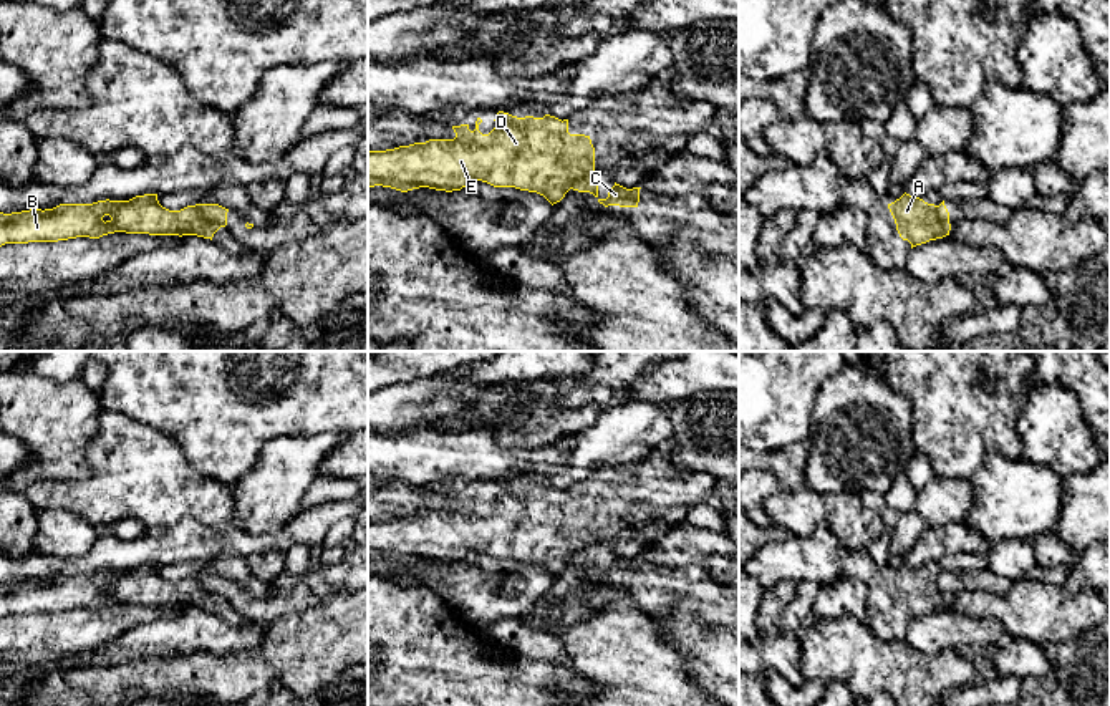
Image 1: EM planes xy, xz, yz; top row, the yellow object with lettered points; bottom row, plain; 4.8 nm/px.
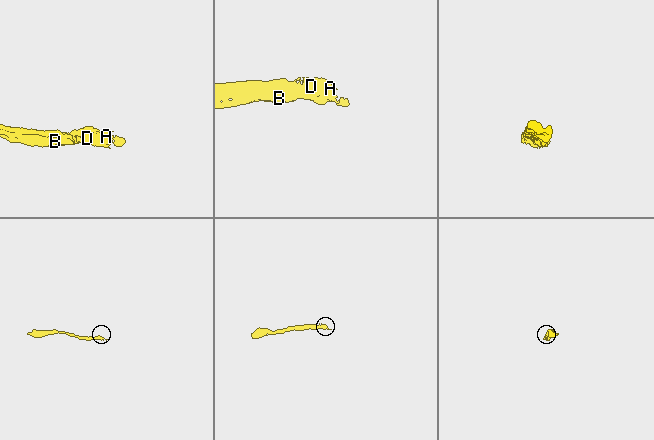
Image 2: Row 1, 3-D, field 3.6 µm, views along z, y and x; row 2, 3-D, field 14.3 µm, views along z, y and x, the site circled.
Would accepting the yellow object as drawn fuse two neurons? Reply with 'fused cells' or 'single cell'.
fused cells

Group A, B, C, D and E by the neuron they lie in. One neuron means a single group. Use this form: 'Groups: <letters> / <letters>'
Groups: A B D E / C

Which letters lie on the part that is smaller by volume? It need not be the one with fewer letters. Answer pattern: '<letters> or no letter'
C

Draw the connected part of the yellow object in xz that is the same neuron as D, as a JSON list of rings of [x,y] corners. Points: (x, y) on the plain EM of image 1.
[[[499,482],[494,492],[495,499],[489,505],[479,502],[482,491],[477,489],[474,502],[469,500],[469,496],[452,497],[456,504],[454,510],[429,510],[426,514],[414,514],[386,522],[368,522],[368,560],[383,557],[408,563],[419,559],[429,559],[452,563],[461,562],[469,554],[482,552],[494,559],[515,559],[537,563],[553,577],[565,568],[577,552],[595,542],[595,519],[590,507],[570,505],[568,491],[562,492],[550,486],[543,489],[517,489]]]

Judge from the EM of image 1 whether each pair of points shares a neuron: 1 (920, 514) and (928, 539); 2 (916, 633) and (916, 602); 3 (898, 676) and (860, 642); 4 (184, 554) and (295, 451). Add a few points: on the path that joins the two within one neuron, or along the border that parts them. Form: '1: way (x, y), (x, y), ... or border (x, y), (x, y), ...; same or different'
1: border (963, 521), (948, 521), (926, 527), (903, 556); different
2: border (948, 605), (916, 615), (903, 638); different
3: way (888, 667), (870, 652); same
4: border (232, 521), (250, 534), (269, 534); different

